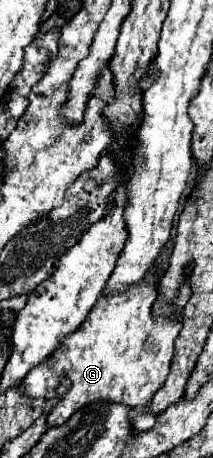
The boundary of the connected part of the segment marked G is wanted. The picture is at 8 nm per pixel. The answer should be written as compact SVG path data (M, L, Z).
M150 270L148 276L140 284L132 286L128 292L124 292L120 296L100 298L100 302L94 304L88 318L82 322L80 330L66 336L62 346L46 362L42 362L42 366L36 366L22 380L20 386L22 386L26 396L44 398L44 400L56 398L56 386L64 378L68 378L72 382L70 390L60 398L60 402L48 414L48 418L46 418L48 428L64 424L72 414L76 414L82 406L86 406L90 402L108 400L108 402L124 404L124 406L130 406L130 408L144 408L152 402L154 390L158 390L162 386L162 382L166 380L166 376L168 376L170 362L172 362L174 340L176 340L176 336L182 328L182 324L176 322L176 320L170 320L170 318L164 318L164 316L152 318L152 304L156 300L156 286L154 284L156 284L156 278L152 276L152 270Z

